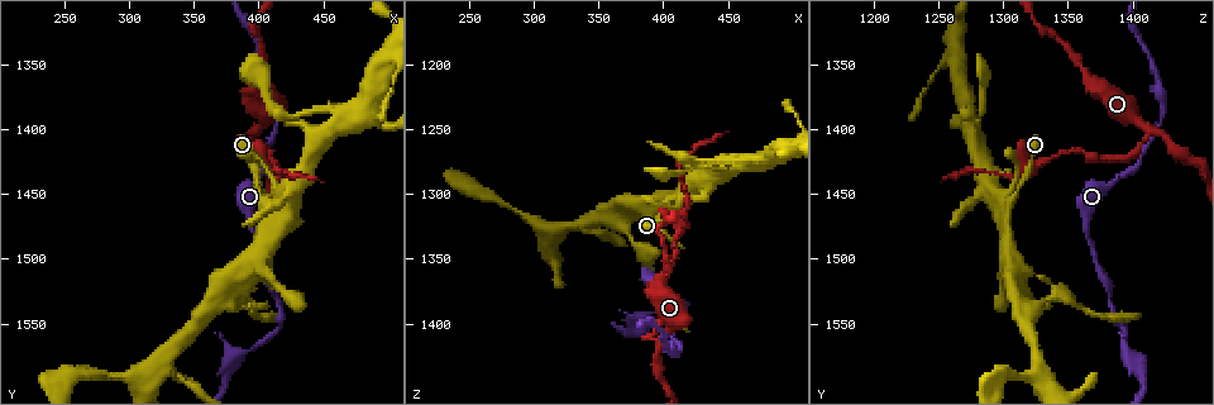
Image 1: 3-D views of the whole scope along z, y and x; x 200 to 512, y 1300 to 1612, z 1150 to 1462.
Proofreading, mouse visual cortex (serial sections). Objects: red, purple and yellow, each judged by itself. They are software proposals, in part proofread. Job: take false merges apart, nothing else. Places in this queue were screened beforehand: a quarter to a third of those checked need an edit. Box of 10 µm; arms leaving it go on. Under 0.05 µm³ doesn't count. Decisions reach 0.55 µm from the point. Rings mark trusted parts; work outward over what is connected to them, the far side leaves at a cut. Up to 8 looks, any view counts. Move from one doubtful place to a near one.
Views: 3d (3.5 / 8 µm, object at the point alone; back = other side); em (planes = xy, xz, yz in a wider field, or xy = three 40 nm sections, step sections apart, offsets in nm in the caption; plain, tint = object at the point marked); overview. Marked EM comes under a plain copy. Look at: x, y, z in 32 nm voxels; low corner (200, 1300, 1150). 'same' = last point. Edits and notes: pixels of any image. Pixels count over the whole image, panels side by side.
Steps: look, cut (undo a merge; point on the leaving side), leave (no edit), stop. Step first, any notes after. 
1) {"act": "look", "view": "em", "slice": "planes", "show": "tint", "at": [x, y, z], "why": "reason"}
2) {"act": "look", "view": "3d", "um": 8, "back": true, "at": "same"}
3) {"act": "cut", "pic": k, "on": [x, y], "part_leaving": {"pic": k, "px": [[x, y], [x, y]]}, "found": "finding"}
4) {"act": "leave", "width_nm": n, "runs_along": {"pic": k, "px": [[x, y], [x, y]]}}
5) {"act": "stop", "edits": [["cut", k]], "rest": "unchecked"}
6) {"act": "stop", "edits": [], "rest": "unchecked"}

{"act": "look", "view": "3d", "um": 8, "at": [398, 1400, 1414], "why": "sharp bend"}

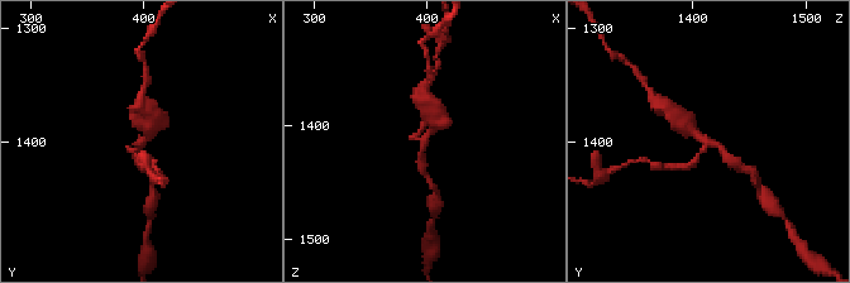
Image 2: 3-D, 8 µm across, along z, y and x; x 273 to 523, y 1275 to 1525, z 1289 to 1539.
{"act": "look", "view": "em", "slice": "xy", "step": 1, "show": "tint", "at": "same", "arms": 3, "arm_widths_nm": [150, 250, 450]}

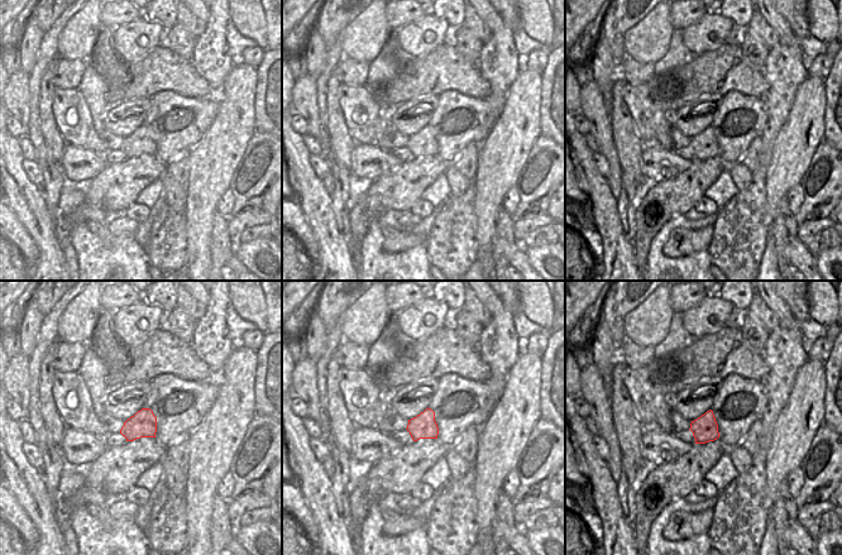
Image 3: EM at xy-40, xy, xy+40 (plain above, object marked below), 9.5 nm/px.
{"act": "cut", "pic": 2, "on": [692, 164], "part_leaving": {"pic": 2, "px": [[703, 148], [688, 166], [659, 166]]}, "found": "two cells meet here"}

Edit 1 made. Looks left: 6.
{"act": "look", "view": "3d", "um": 3.5, "back": true, "at": [396, 1360, 1364], "why": "sudden change in width"}

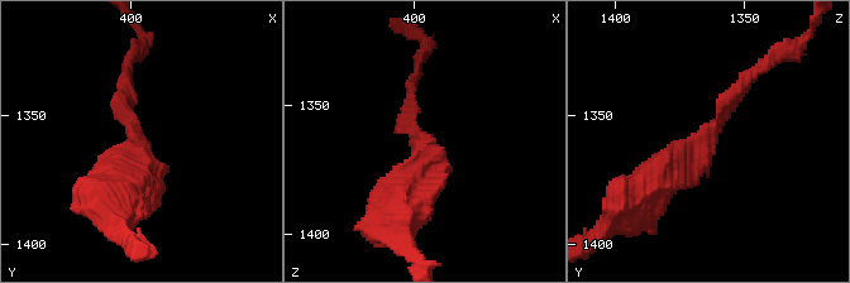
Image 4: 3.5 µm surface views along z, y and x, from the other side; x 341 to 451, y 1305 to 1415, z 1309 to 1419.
{"act": "look", "view": "em", "slice": "xy", "step": 2, "show": "tint", "at": [398, 1359, 1365], "arm_widths_nm": [150, 500]}

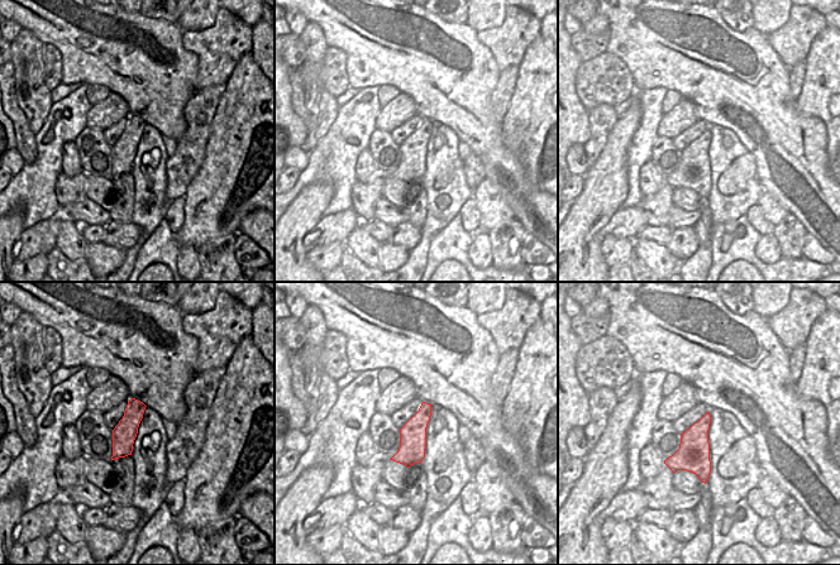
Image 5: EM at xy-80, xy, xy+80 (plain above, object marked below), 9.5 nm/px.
{"act": "look", "view": "em", "slice": "xy", "step": 1, "show": "tint", "at": "same"}

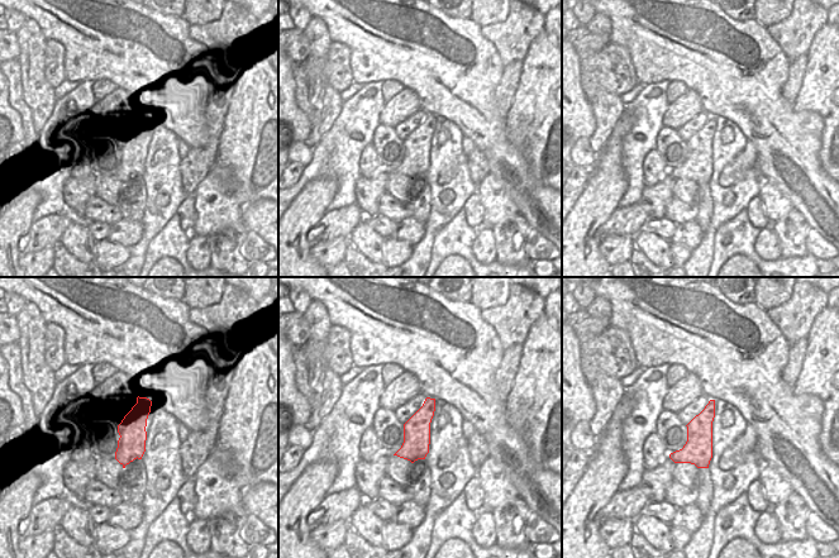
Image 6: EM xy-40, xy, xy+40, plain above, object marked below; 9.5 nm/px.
{"act": "leave", "runs_along": {"pic": 4, "px": [[645, 193], [701, 147], [753, 73]]}, "found": "one cell here"}

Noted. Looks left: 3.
{"act": "look", "view": "3d", "um": 3.5, "at": [366, 1538, 1318], "why": "two arms in line, one across"}

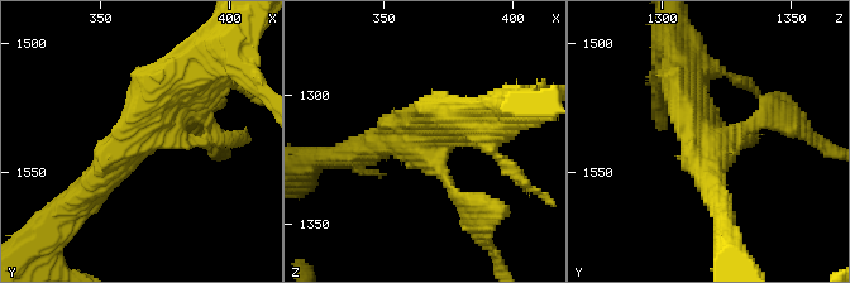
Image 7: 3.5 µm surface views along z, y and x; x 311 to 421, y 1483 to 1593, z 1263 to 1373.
{"act": "look", "view": "em", "slice": "xy", "step": 3, "show": "tint", "at": [364, 1538, 1317], "why": "shape alone is not enough"}

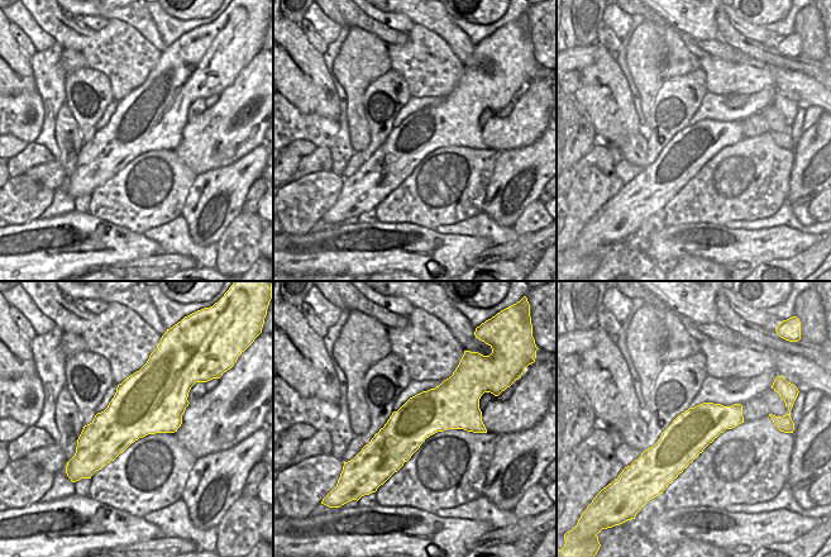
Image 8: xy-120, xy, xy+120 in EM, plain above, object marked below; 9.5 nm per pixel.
{"act": "leave", "arms": 3, "runs_along": {"pic": 7, "px": [[184, 75], [75, 198]]}, "found": "all the same cell"}

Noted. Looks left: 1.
{"act": "stop", "edits": [["cut", 2]], "rest": "unchecked"}

